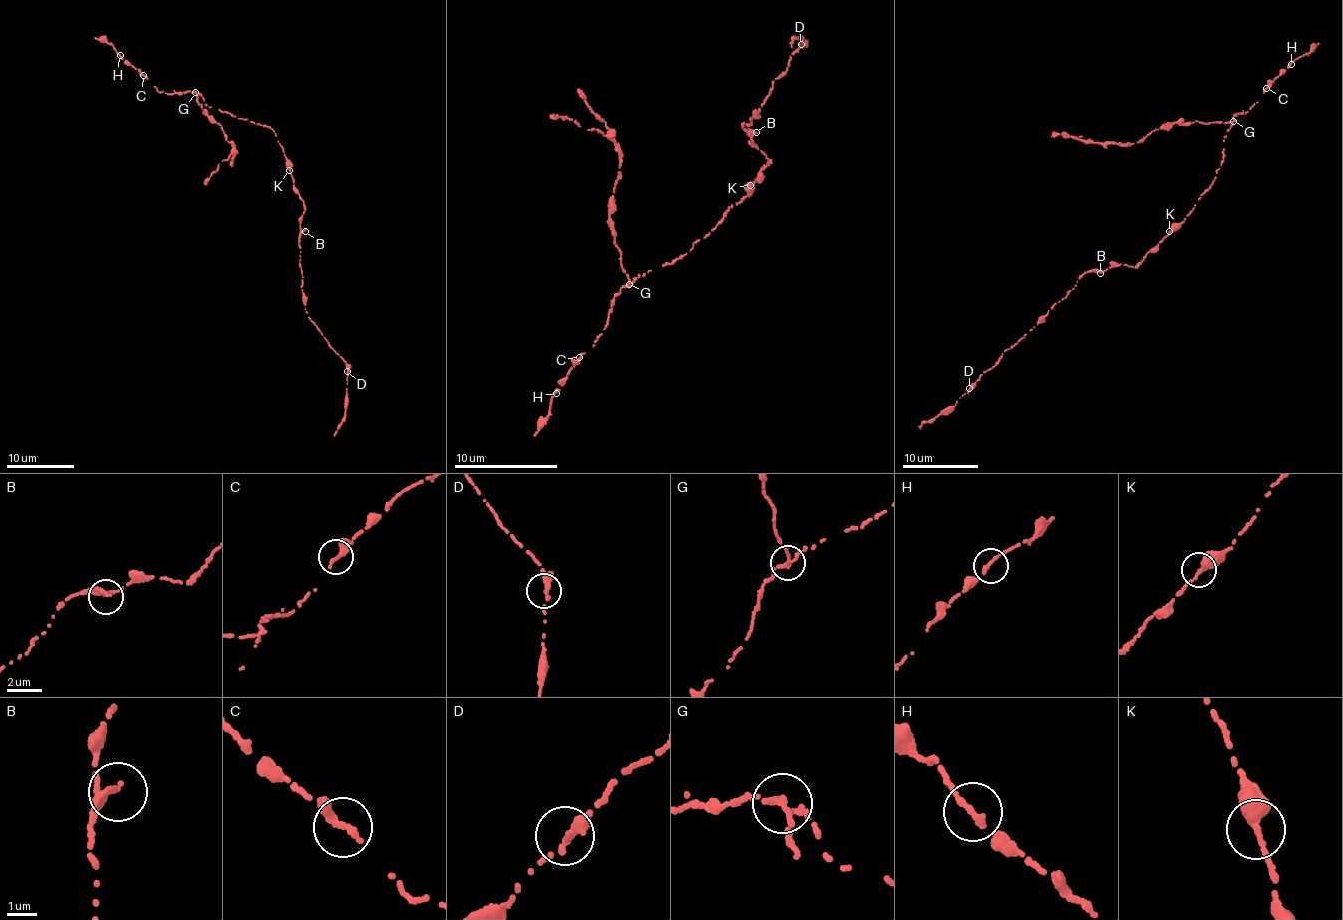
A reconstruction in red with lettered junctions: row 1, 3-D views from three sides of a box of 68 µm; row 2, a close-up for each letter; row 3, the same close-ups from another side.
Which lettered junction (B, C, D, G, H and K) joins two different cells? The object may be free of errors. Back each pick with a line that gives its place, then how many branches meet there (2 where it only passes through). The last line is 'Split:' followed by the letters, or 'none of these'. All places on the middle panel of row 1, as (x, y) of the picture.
G: at (629, 284); 2 branches meet
Split: G

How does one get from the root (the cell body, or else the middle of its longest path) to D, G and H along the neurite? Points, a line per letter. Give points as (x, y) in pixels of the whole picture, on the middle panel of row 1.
D: (751, 186), (770, 160), (743, 123), (748, 127), (750, 118), (758, 115), (773, 81), (787, 71), (801, 44)
G: (751, 186), (749, 194), (729, 207), (729, 211), (712, 231), (697, 239), (691, 251), (629, 283)
H: (751, 186), (749, 194), (729, 207), (691, 251), (622, 287), (602, 334), (572, 365), (556, 393)

